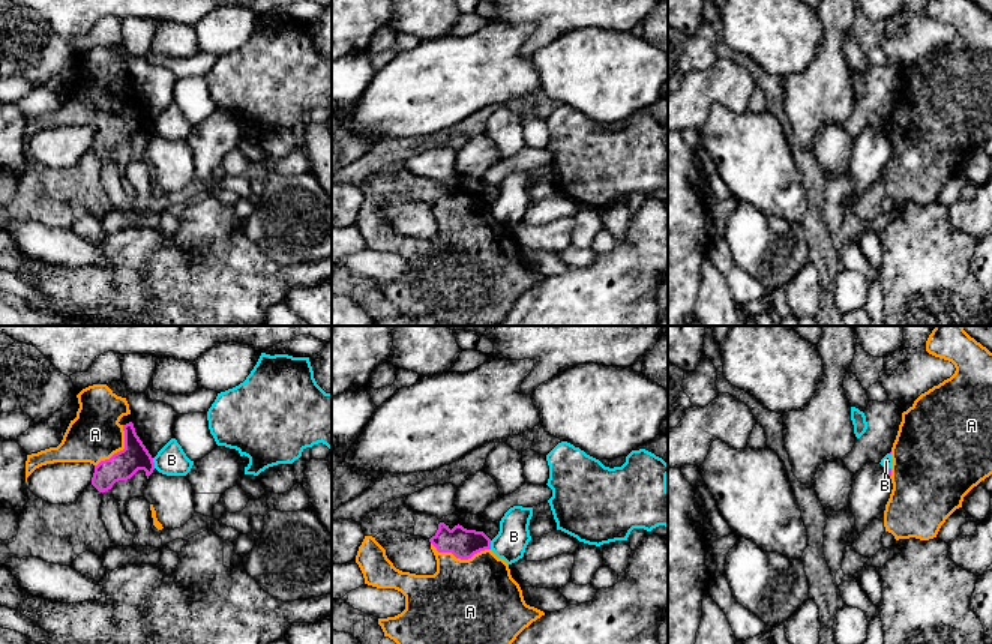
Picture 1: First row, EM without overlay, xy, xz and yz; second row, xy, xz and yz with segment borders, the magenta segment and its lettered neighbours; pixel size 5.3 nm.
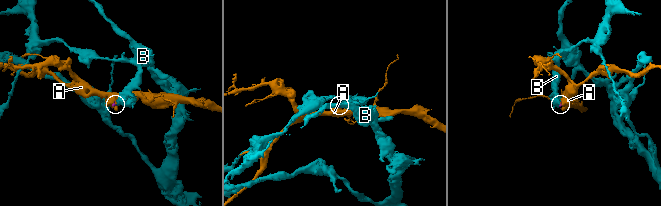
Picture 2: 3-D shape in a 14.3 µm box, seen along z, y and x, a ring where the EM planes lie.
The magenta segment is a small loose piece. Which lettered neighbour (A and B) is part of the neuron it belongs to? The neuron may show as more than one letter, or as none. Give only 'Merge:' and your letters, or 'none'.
Merge: A

